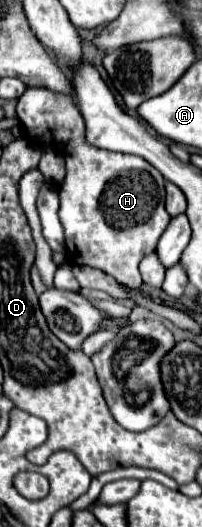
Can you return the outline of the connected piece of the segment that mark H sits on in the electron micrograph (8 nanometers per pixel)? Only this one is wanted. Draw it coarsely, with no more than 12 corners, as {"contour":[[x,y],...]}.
{"contour":[[28,88],[26,134],[66,158],[68,262],[140,288],[164,176],[88,144],[74,100]]}

